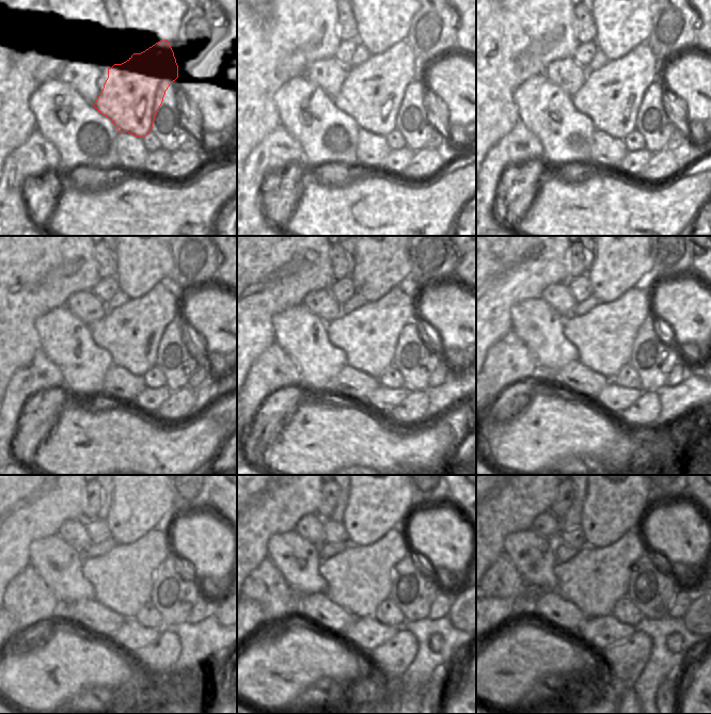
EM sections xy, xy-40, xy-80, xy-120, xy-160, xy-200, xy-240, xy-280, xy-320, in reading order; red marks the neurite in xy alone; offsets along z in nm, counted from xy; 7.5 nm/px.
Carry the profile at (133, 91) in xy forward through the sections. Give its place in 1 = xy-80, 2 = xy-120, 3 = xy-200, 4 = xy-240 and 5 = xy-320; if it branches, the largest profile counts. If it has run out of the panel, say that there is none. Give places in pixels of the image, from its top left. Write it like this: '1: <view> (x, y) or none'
1: xy-80 (611, 96)
2: xy-120 (130, 333)
3: xy-200 (603, 337)
4: xy-240 (123, 577)
5: xy-320 (595, 580)

